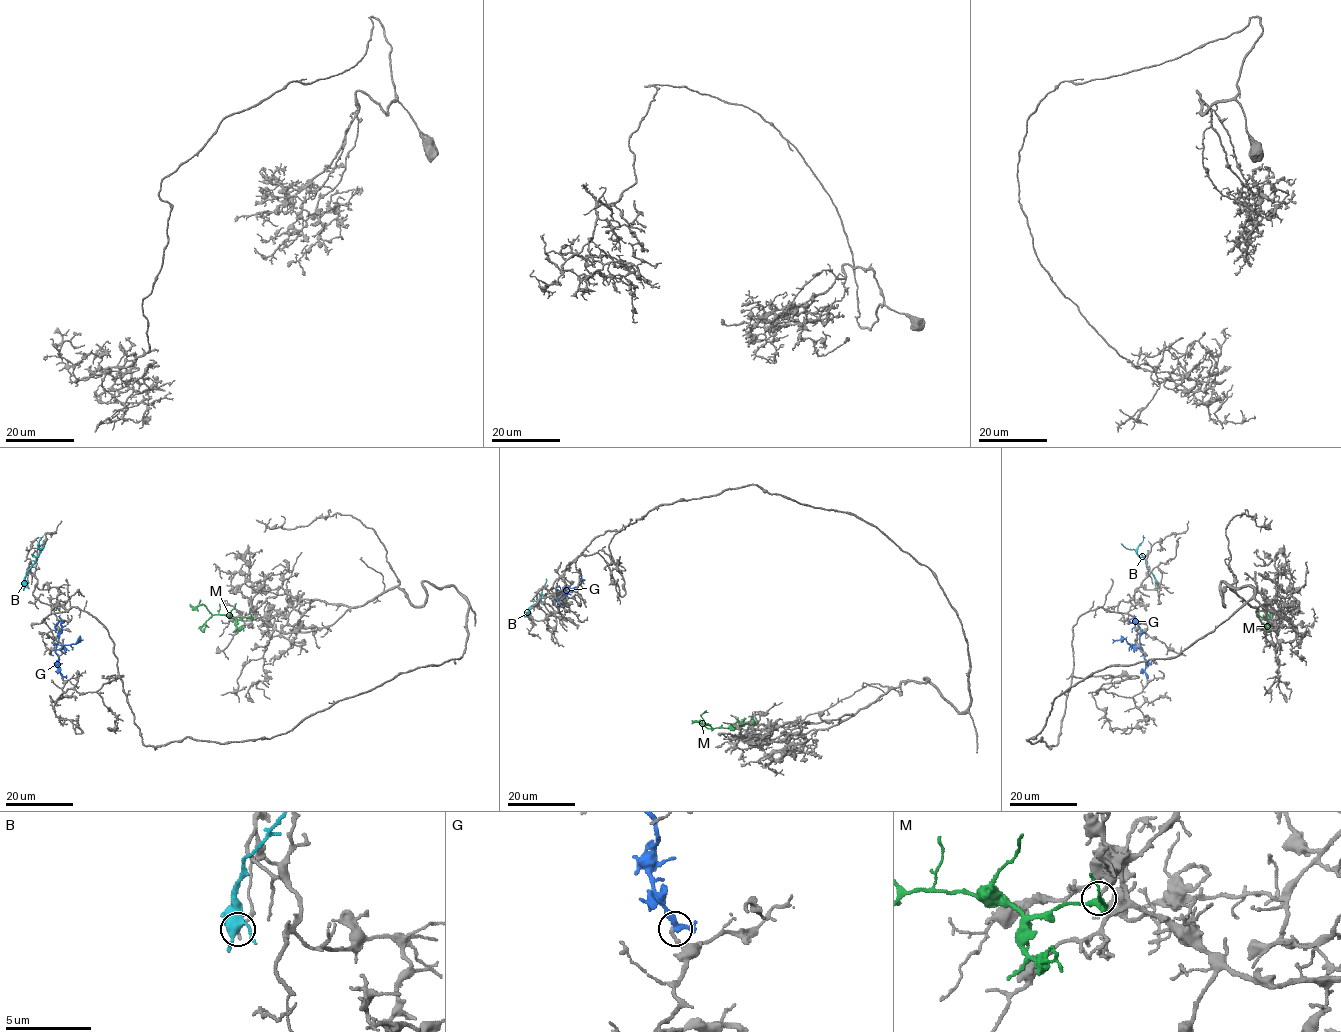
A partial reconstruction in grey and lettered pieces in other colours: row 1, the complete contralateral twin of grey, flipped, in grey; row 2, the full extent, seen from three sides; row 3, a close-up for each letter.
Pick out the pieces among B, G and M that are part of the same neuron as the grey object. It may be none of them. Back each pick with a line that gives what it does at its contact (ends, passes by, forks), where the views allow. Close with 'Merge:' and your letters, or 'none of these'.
M: It forks there
Merge: M

